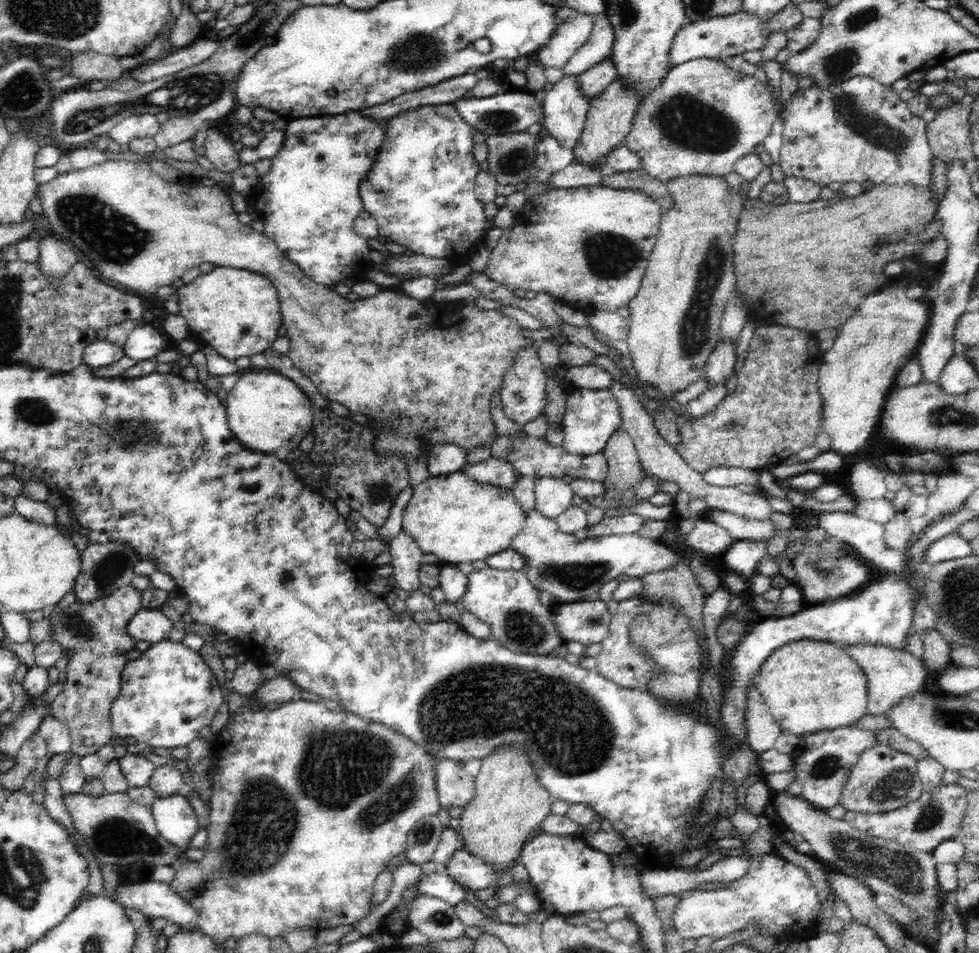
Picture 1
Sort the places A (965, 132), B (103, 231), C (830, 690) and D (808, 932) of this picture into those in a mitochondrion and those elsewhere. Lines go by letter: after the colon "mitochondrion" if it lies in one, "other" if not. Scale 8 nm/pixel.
A: mitochondrion
B: mitochondrion
C: other
D: other

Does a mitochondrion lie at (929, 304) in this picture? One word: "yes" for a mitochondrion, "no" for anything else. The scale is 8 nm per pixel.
no

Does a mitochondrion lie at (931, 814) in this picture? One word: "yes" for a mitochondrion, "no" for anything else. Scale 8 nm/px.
yes

